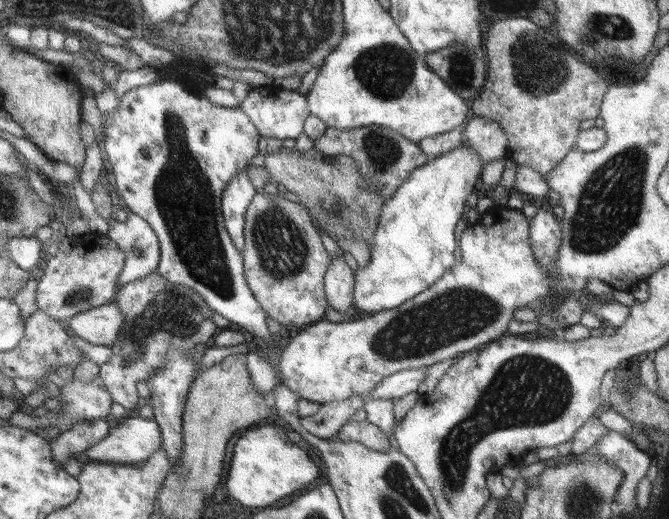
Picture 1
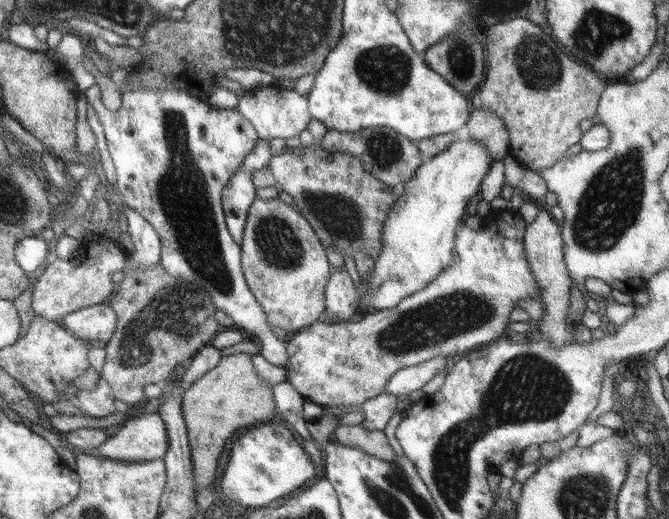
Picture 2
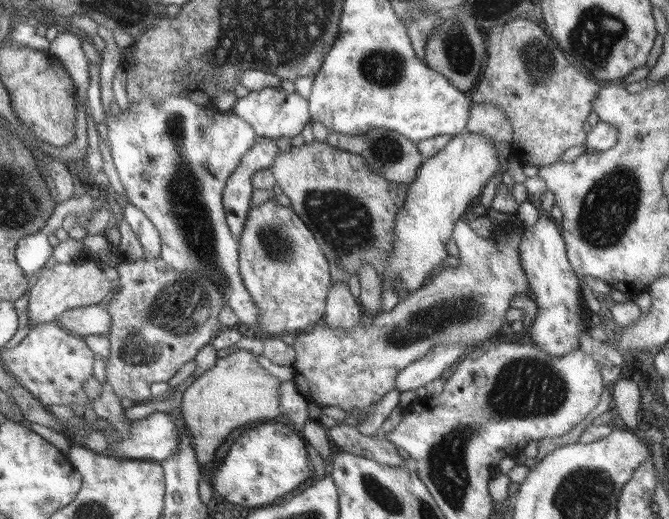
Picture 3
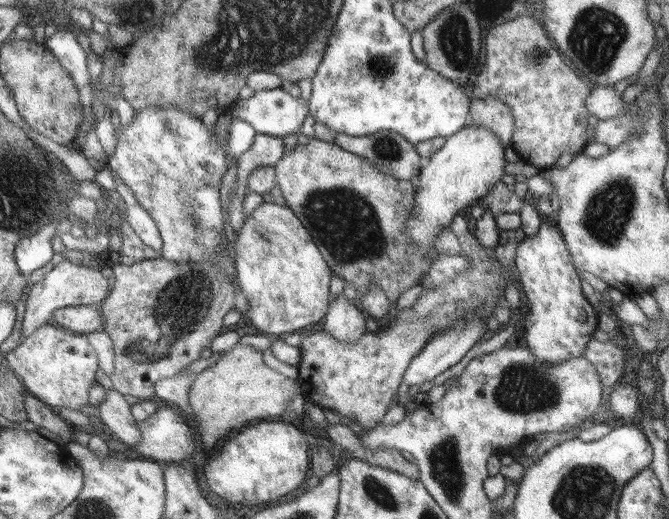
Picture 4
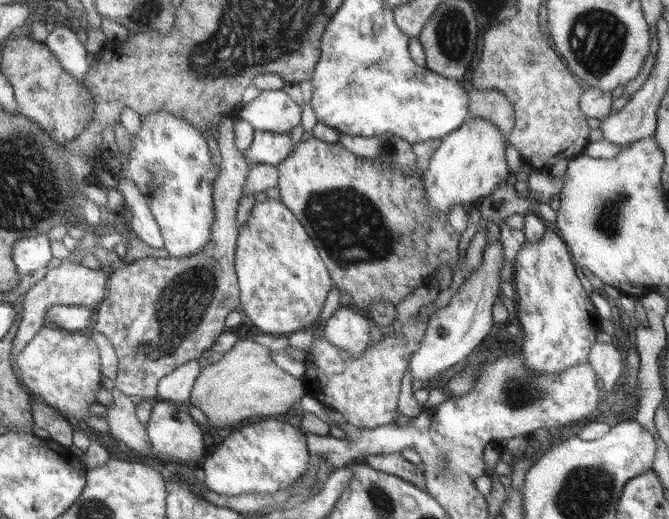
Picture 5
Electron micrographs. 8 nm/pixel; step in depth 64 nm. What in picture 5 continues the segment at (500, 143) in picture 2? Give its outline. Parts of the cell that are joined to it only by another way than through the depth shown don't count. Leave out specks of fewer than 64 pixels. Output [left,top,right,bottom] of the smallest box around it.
[469,90,515,134]

